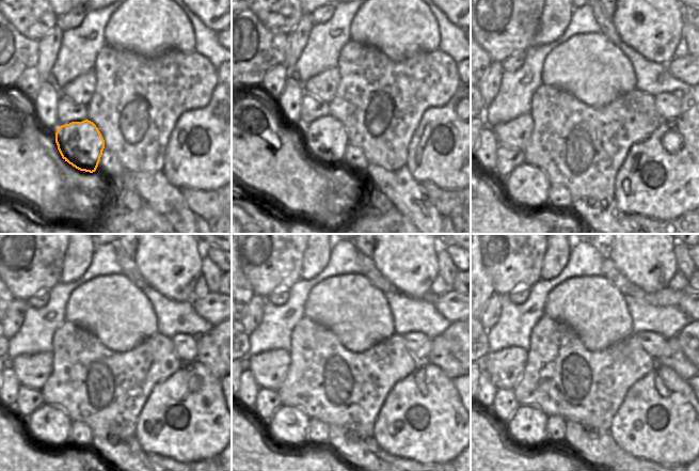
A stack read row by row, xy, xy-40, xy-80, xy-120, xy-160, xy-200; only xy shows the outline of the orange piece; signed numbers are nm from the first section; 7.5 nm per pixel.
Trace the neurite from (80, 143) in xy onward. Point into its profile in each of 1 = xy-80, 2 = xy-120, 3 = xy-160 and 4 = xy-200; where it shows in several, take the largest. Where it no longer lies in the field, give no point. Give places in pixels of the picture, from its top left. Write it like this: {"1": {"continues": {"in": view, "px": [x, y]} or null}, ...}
{"1": {"continues": {"in": "xy-80", "px": [529, 186]}}, "2": {"continues": {"in": "xy-120", "px": [48, 425]}}, "3": {"continues": {"in": "xy-160", "px": [288, 425]}}, "4": {"continues": {"in": "xy-200", "px": [527, 425]}}}

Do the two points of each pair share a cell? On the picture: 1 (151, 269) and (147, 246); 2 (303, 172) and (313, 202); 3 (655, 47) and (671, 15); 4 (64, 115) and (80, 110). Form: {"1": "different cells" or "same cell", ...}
{"1": "same cell", "2": "same cell", "3": "same cell", "4": "same cell"}

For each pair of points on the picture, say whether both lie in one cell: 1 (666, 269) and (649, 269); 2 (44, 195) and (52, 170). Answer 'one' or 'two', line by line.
1: one
2: one

